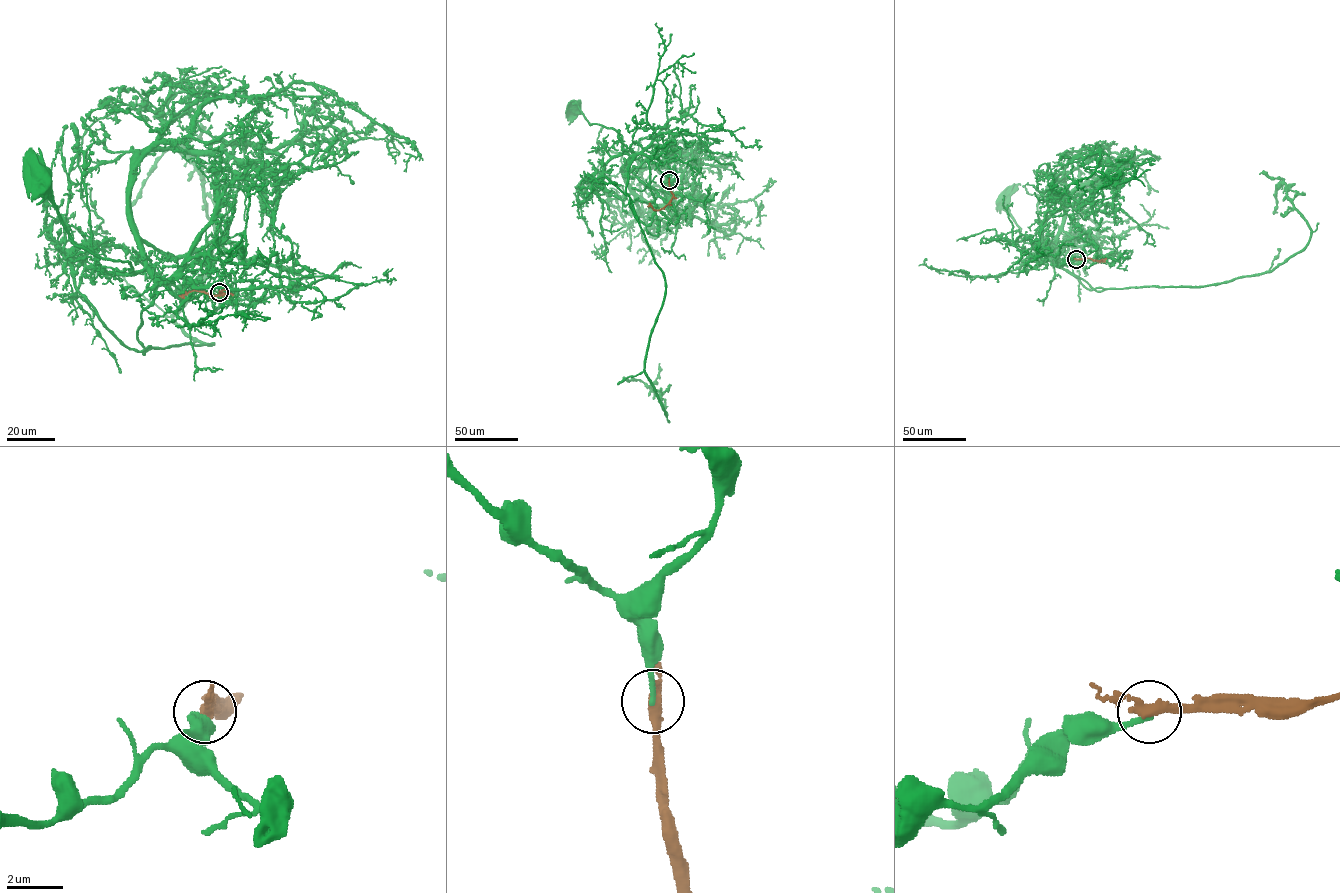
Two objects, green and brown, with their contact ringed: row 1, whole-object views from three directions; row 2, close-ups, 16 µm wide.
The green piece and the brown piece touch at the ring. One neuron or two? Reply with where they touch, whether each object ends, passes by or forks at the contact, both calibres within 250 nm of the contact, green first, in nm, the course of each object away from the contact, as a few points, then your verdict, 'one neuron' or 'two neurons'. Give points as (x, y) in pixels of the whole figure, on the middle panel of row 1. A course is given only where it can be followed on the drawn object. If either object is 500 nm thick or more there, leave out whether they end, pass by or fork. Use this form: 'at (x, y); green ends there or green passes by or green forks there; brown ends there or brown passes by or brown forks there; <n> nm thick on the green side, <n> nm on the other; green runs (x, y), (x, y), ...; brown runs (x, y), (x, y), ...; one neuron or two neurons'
at (669, 180); green ends there; brown passes by; 170 nm thick on the green side, 320 nm on the other; green runs (669, 181), (648, 157), (629, 155), (623, 148), (621, 135), (611, 128), (590, 124), (576, 106); brown runs (668, 180), (673, 195), (669, 202), (654, 210), (649, 203); two neurons

